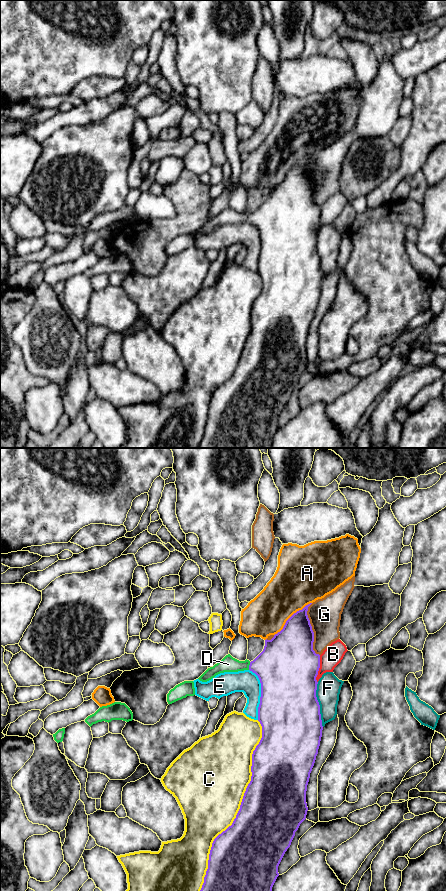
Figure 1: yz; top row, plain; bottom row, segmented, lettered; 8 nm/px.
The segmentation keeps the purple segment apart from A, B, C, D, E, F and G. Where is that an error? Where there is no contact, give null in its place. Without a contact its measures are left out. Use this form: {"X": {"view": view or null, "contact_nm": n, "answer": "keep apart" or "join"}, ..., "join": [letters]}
{"A": {"view": "yz", "contact_nm": 400, "answer": "keep apart"}, "B": {"view": "yz", "contact_nm": 220, "answer": "keep apart"}, "C": {"view": "yz", "contact_nm": 1500, "answer": "keep apart"}, "D": {"view": "yz", "contact_nm": 70, "answer": "join"}, "E": {"view": "yz", "contact_nm": 420, "answer": "keep apart"}, "F": {"view": "yz", "contact_nm": 360, "answer": "keep apart"}, "G": {"view": "yz", "contact_nm": 420, "answer": "keep apart"}, "join": ["D"]}

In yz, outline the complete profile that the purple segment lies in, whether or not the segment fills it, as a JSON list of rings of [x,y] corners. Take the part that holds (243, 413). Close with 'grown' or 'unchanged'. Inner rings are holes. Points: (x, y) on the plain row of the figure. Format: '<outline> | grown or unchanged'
[[[312,155],[306,157],[302,162],[294,165],[285,175],[283,181],[274,187],[271,192],[265,192],[265,198],[263,203],[253,212],[239,213],[233,210],[230,206],[226,207],[220,214],[215,216],[213,219],[208,220],[198,231],[202,234],[207,234],[214,230],[216,227],[224,224],[238,224],[244,222],[250,222],[255,225],[261,235],[261,249],[260,256],[258,259],[258,273],[262,278],[262,290],[259,296],[256,298],[252,306],[252,318],[251,318],[251,333],[248,336],[244,345],[240,361],[236,367],[231,378],[225,383],[219,386],[213,393],[212,399],[209,406],[208,421],[204,429],[204,435],[198,448],[269,448],[272,444],[272,439],[279,428],[278,418],[290,399],[291,394],[295,388],[295,384],[298,382],[300,376],[306,371],[308,359],[306,355],[306,343],[307,337],[310,330],[310,325],[314,318],[320,293],[322,289],[322,272],[320,266],[320,257],[316,249],[318,223],[320,220],[320,207],[316,206],[313,202],[314,184],[310,176],[310,172],[307,167],[308,159]]] | grown

